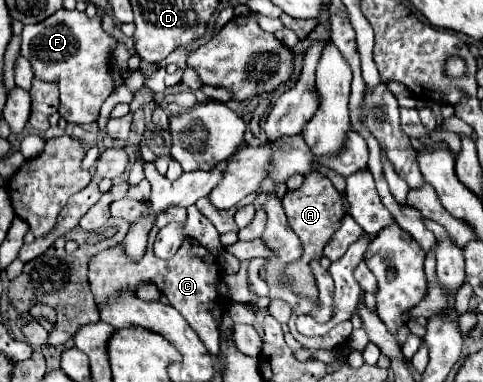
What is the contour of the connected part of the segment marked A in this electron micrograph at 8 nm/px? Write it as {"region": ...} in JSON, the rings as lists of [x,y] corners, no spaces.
{"region":[[[309,172],[309,176],[305,176],[301,188],[287,190],[287,194],[283,196],[283,208],[287,214],[289,226],[295,230],[295,234],[303,242],[303,258],[307,262],[321,260],[325,244],[331,240],[333,232],[337,232],[337,224],[341,224],[341,220],[345,216],[343,196],[335,190],[335,186],[329,180],[329,198],[327,198],[327,186],[323,186],[323,176],[319,172]]]}

